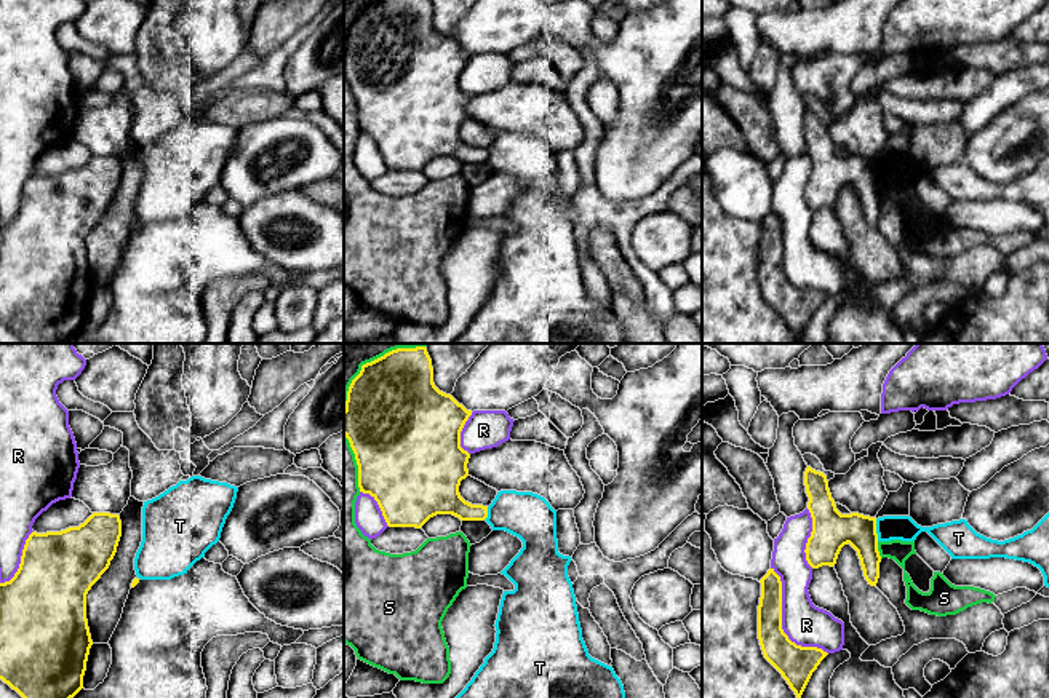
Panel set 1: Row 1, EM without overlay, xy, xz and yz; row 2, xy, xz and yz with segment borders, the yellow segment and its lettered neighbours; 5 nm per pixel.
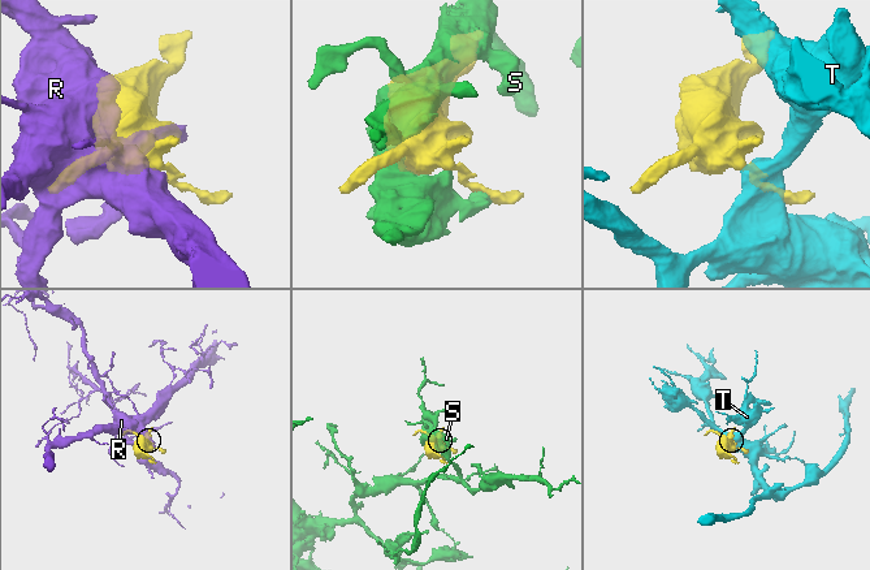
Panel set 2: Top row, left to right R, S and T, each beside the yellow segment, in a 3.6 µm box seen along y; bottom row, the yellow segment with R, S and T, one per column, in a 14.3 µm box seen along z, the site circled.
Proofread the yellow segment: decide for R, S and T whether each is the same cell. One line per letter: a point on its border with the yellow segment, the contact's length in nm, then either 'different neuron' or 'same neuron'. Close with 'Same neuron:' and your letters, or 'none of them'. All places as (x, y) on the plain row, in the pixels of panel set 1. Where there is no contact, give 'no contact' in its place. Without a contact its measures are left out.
R: meets yellow in yz at (781, 264); contact 500 nm long; different neuron
S: meets yellow in yz at (877, 192); contact 90 nm long; different neuron
T: meets yellow in yz at (875, 173); contact 110 nm long; different neuron
Same neuron: none of them

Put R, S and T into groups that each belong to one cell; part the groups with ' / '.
R / S / T

